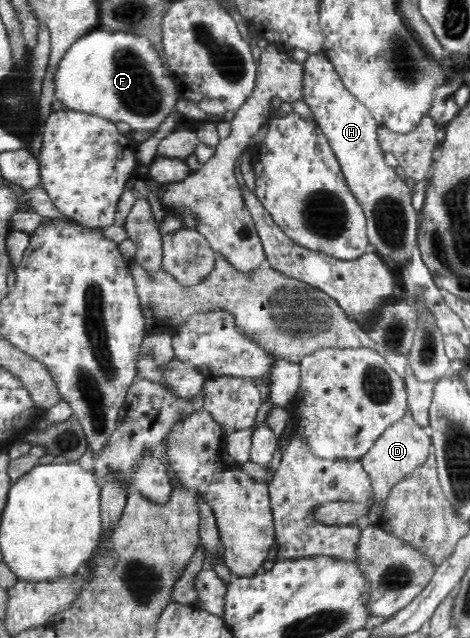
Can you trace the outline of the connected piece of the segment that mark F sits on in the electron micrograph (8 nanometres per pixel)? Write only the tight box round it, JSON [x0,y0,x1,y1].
[55,27,180,133]

